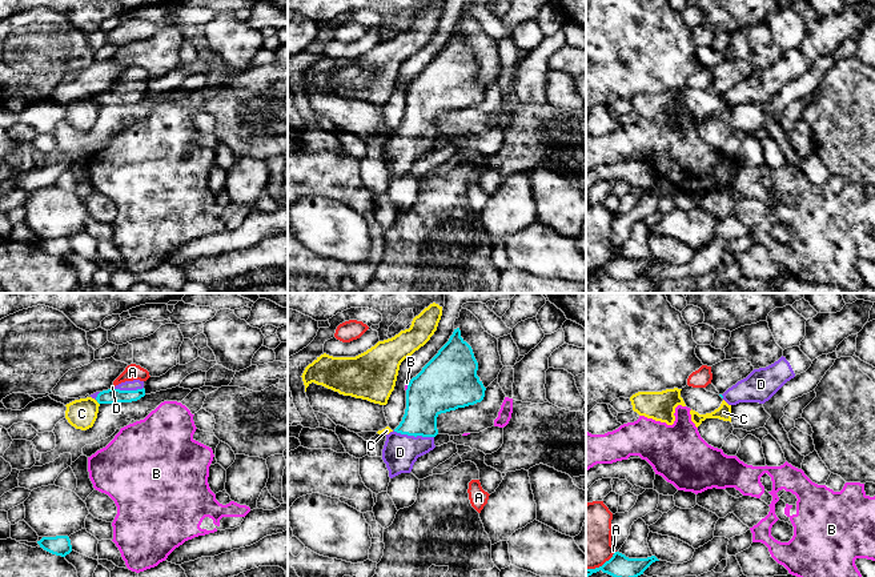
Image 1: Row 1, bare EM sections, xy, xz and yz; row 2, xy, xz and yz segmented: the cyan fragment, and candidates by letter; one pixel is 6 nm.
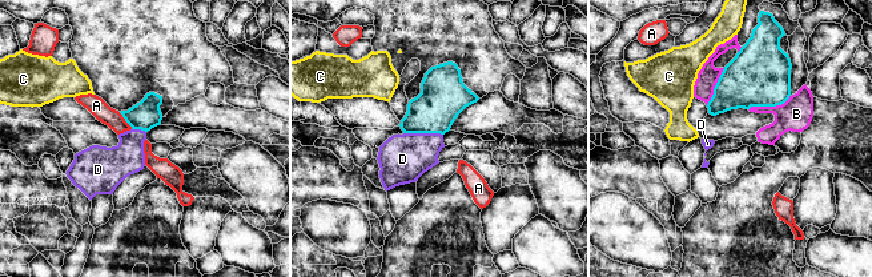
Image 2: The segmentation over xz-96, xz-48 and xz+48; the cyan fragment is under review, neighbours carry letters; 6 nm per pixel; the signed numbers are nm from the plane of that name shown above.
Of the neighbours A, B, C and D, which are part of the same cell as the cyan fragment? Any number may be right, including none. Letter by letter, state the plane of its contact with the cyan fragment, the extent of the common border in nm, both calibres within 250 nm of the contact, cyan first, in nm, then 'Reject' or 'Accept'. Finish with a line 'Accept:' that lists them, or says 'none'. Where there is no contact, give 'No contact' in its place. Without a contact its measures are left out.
A: Touches cyan in yz. Shared border 220 nm. Thickness 140 nm (cyan) against 300 nm. Reject
B: Touches cyan in xz. Shared border 50 nm. Thickness 340 nm (cyan) against 30 nm. Reject
C: No contact. Reject
D: Touches cyan in xz. Shared border 260 nm. Thickness 260 nm (cyan) against 220 nm. Accept
Accept: D

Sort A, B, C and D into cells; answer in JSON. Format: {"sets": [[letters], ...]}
{"sets": [["A"], ["B"], ["C"], ["D"]]}

